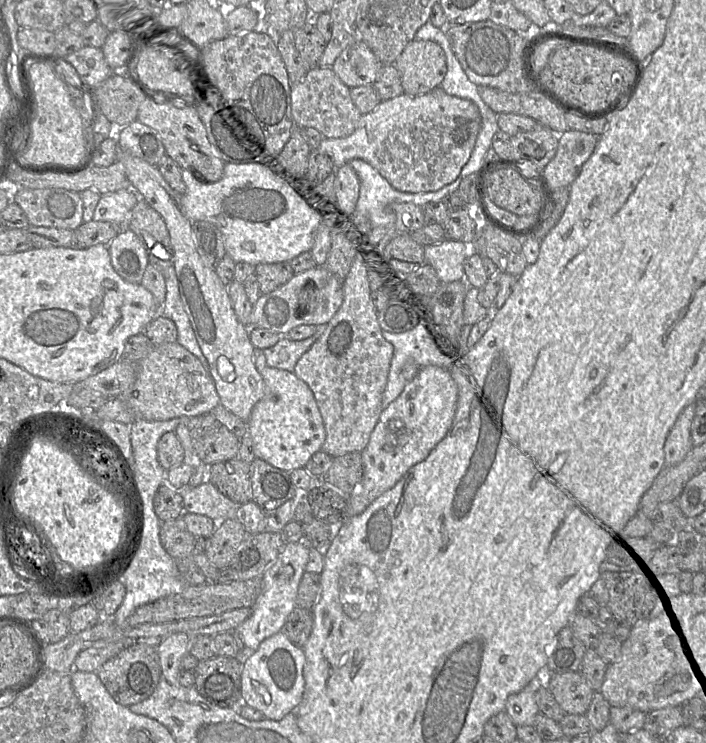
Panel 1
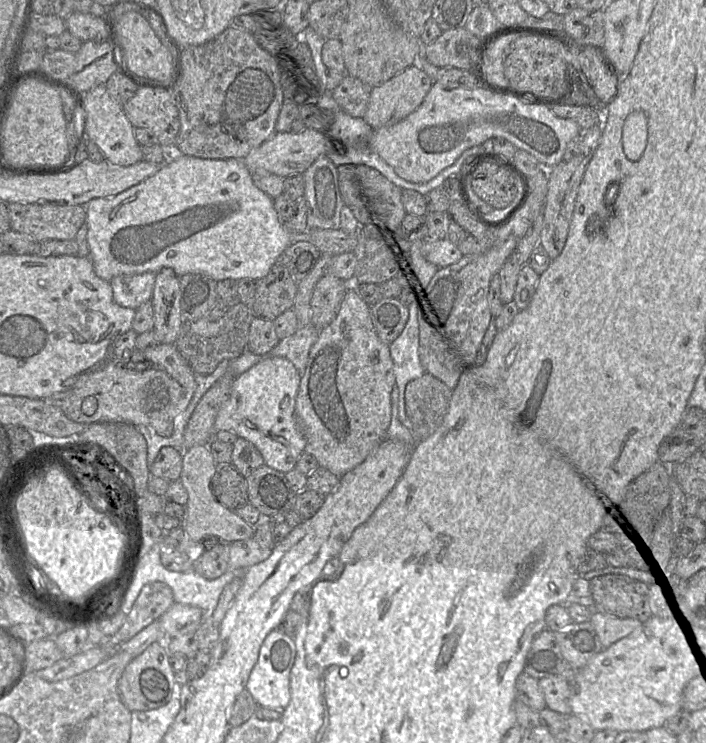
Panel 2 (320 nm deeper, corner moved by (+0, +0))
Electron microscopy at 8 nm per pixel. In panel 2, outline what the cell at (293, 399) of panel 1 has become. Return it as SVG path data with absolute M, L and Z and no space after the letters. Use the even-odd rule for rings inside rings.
M264 356L233 380L228 399L214 421L214 432L229 431L251 442L261 453L264 465L284 474L295 469L304 453L306 439L295 419L296 396L301 375L286 358Z

